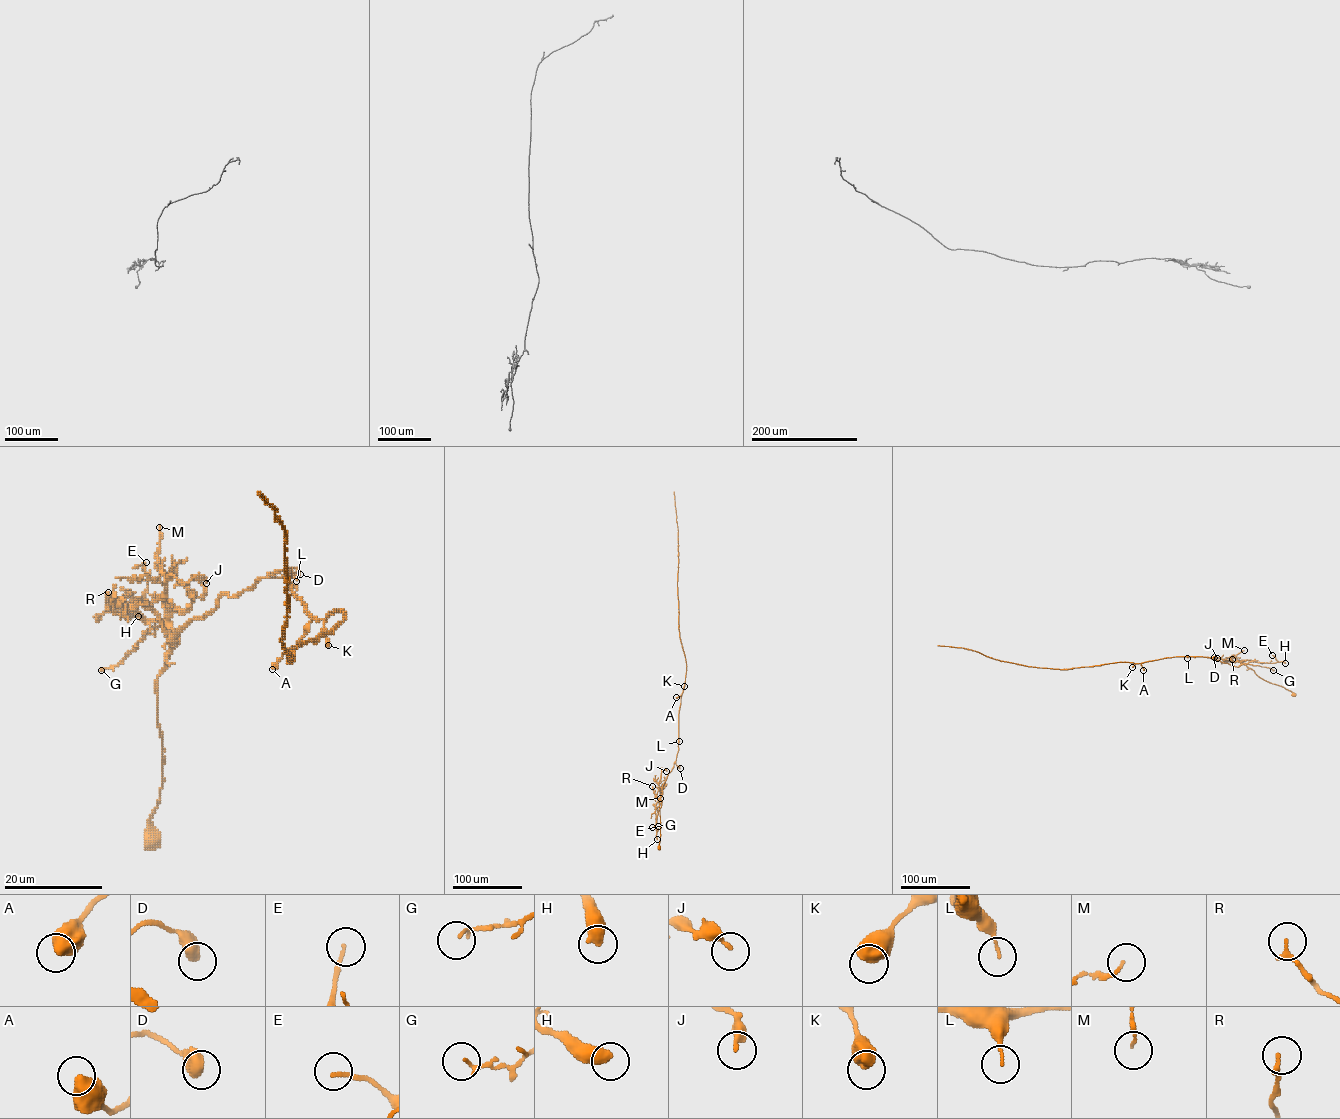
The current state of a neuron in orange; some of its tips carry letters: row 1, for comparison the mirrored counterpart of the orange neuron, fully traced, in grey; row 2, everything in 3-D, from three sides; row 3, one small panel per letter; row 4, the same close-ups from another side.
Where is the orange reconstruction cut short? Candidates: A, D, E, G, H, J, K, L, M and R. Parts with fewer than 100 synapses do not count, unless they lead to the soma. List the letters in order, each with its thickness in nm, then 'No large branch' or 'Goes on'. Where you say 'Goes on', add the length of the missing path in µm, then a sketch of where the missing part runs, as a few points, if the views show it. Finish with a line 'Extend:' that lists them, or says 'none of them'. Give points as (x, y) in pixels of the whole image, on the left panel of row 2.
A: Thickness 600 nm. No large branch
D: Thickness 600 nm. No large branch
E: Thickness 150 nm. No large branch
G: Thickness 120 nm. No large branch
H: Thickness 550 nm. No large branch
J: Thickness 280 nm. No large branch
K: Thickness 650 nm. No large branch
L: Thickness 90 nm. No large branch
M: Thickness 100 nm. No large branch
R: Thickness 200 nm. No large branch
Extend: none of them

